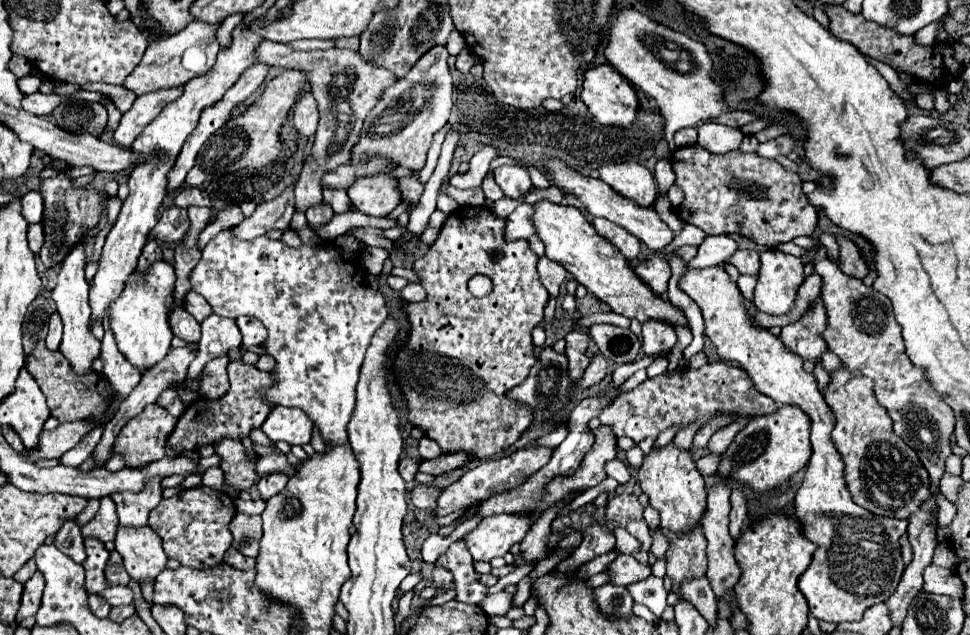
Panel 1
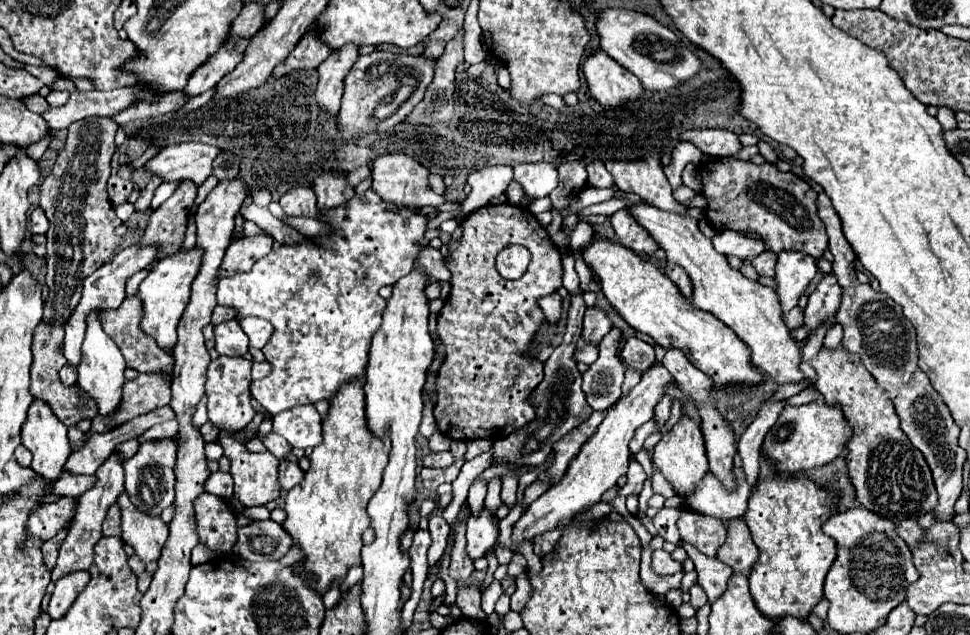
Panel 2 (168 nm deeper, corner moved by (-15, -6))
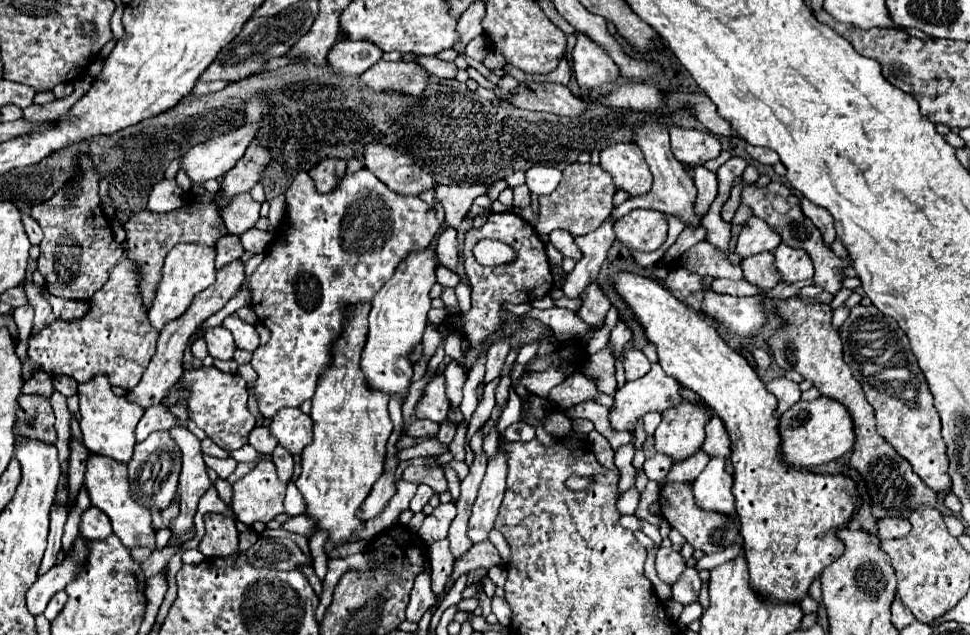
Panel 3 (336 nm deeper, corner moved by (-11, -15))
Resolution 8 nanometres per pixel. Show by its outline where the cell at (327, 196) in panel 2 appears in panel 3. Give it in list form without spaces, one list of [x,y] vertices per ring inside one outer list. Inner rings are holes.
[[[321,159],[311,171],[309,171],[311,179],[315,181],[315,187],[317,191],[321,193],[327,193],[331,191],[339,179],[345,175],[345,159]]]

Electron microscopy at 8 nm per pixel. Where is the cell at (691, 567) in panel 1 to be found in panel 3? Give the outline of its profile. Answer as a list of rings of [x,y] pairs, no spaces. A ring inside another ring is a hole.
[[[691,483],[663,485],[661,493],[659,493],[659,505],[661,505],[661,513],[669,521],[669,525],[673,529],[677,529],[687,539],[687,543],[691,543],[695,549],[701,549],[705,553],[717,553],[739,539],[737,519],[731,519],[731,517],[727,519],[727,515],[719,515],[719,513],[715,515],[713,511],[699,509],[695,503],[695,497],[693,497]]]

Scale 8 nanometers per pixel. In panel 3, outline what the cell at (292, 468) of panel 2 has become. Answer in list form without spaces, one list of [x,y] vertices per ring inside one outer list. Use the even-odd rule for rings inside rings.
[[[277,445],[275,447],[275,451],[271,453],[271,459],[273,459],[273,463],[275,463],[275,467],[277,467],[277,475],[279,475],[279,479],[283,481],[283,483],[289,483],[289,479],[291,479],[291,475],[293,475],[293,455],[283,447],[283,445]]]

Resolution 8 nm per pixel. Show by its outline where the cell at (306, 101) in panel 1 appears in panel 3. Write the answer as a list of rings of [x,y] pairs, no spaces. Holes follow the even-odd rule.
[[[343,41],[329,53],[329,65],[335,73],[361,75],[383,57],[383,51],[369,41]]]

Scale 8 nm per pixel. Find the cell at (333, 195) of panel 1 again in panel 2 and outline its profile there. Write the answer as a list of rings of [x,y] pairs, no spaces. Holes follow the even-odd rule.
[[[357,168],[357,170],[353,170],[353,172],[347,174],[347,182],[351,182],[351,186],[357,188],[369,176],[371,176],[371,170],[369,168]]]

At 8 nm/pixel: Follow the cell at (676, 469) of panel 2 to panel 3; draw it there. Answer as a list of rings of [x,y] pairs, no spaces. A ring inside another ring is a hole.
[[[681,401],[663,411],[663,419],[655,431],[655,449],[681,461],[691,457],[705,439],[705,425],[713,411],[705,403]]]

